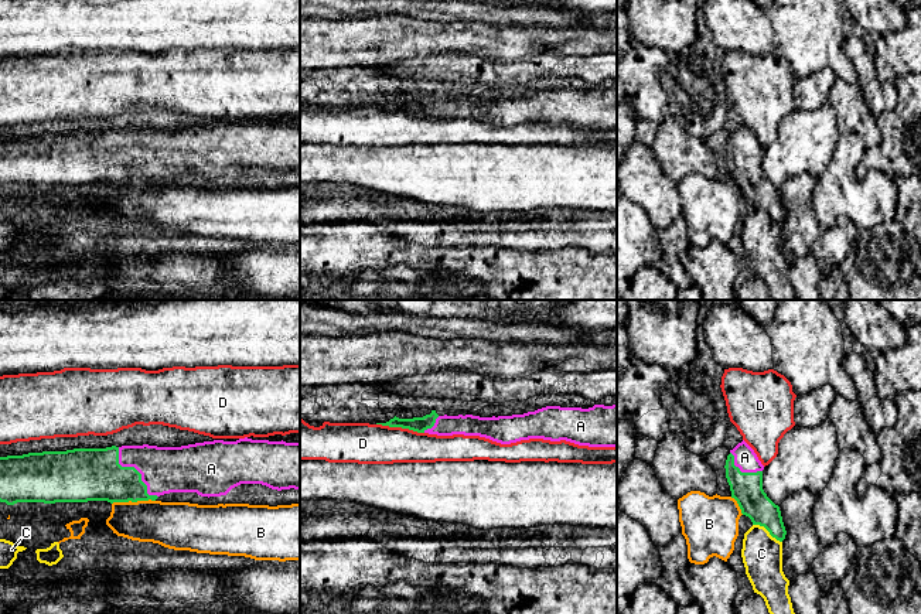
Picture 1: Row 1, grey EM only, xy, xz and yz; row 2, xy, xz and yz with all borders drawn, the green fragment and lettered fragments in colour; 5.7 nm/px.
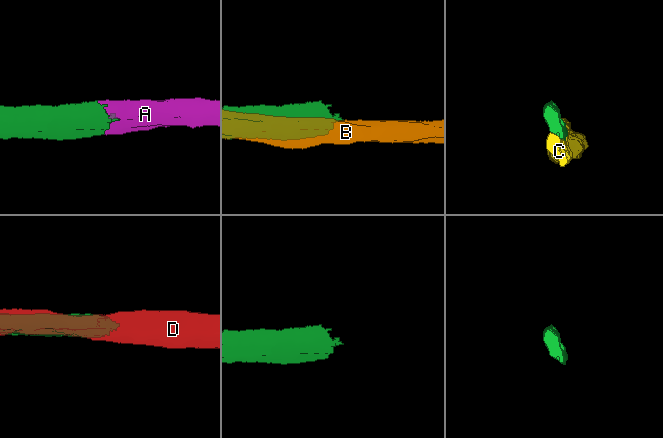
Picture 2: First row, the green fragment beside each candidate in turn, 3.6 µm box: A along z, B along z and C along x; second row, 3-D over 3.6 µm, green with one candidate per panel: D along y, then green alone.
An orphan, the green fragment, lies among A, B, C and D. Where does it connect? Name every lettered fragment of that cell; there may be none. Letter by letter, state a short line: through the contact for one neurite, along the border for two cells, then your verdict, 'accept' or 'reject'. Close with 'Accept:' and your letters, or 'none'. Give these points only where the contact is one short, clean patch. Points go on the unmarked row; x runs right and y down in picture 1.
A: accept
B: reject
C: reject
D: reject
Accept: A

